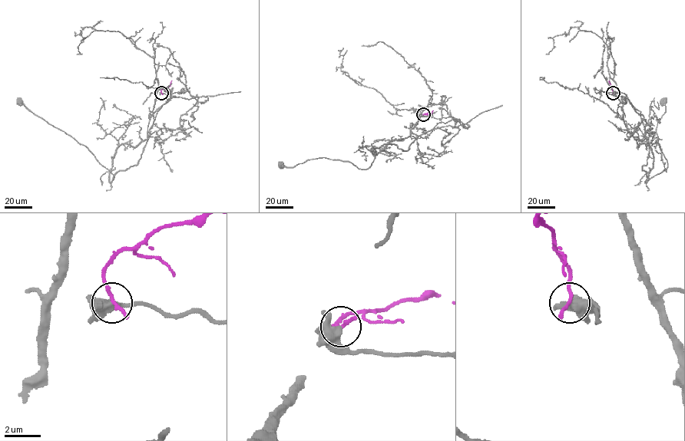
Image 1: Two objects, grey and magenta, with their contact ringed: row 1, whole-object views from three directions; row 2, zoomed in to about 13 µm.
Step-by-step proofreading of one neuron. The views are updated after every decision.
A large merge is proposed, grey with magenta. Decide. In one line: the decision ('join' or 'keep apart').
keep apart

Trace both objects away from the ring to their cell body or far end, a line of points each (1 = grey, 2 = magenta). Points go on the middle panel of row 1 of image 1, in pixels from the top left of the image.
1: (422, 115), (469, 126), (431, 129), (407, 151), (383, 144), (365, 169), (325, 157), (280, 164)
2: (422, 115), (433, 110)

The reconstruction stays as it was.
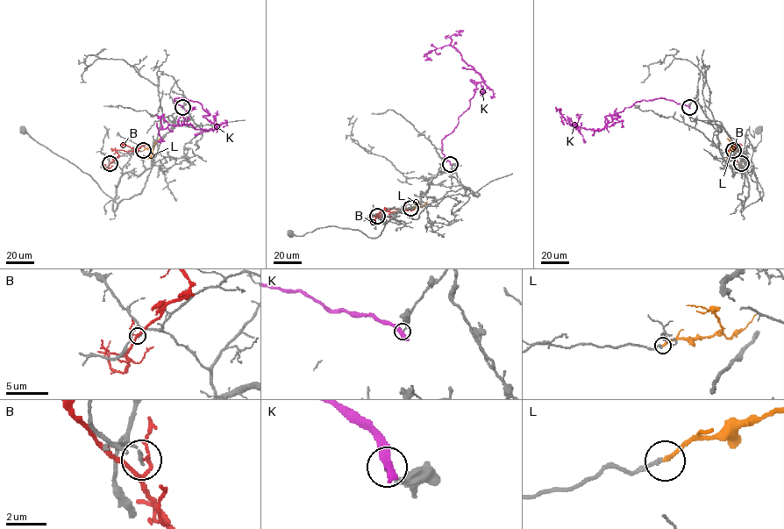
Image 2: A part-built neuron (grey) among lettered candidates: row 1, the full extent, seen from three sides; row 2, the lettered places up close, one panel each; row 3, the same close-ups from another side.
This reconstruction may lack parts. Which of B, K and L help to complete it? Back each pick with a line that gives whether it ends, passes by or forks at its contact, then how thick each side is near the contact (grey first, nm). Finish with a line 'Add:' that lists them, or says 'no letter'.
L: It ends there. Thickness 200 nm (grey) against 200 nm
Add: L

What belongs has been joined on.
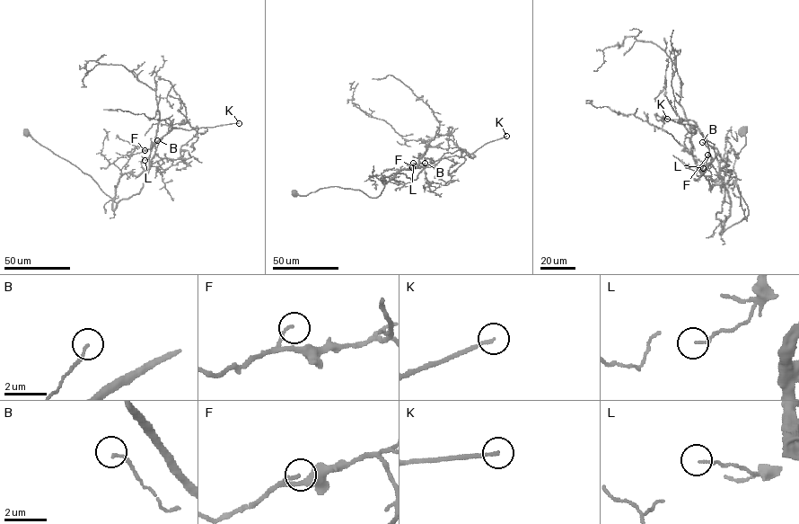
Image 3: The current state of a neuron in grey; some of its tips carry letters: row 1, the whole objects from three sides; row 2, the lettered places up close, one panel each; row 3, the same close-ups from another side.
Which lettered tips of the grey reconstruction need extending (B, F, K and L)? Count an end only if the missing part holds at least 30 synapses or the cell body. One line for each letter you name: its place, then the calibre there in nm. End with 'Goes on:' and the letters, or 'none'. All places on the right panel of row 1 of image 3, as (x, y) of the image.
K: place (667, 119); calibre 140 nm
Goes on: K

